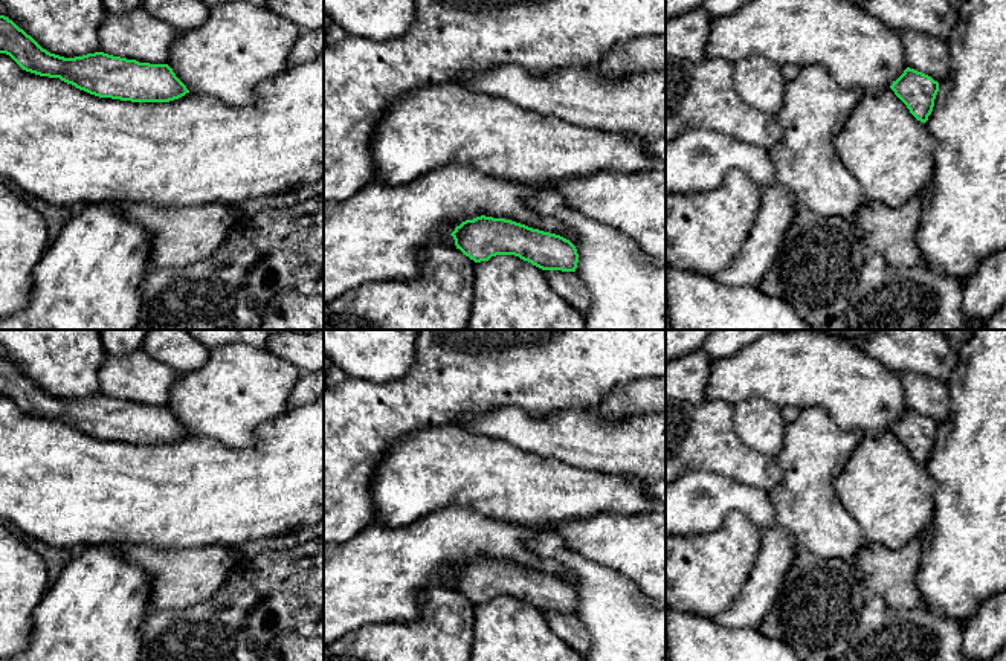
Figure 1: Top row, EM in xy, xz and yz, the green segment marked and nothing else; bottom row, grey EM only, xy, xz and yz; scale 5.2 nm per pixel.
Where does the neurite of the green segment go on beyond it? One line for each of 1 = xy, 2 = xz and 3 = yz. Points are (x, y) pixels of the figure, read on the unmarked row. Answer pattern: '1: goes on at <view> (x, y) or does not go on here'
1: goes on at xy (63, 487)
2: goes on at xz (380, 576)
3: goes on at yz (890, 495)

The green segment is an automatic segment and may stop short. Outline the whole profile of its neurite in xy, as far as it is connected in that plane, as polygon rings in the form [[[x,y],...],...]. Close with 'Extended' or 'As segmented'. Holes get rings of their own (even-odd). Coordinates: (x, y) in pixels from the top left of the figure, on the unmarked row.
[[[0,357],[0,522],[9,522],[21,534],[55,548],[79,550],[87,545],[147,545],[159,550],[223,545],[241,548],[249,540],[275,537],[324,521],[324,395],[304,406],[287,409],[256,429],[256,443],[227,447],[211,438],[191,435],[168,406],[139,405],[104,394],[64,400],[43,391],[12,362]]]. Extended

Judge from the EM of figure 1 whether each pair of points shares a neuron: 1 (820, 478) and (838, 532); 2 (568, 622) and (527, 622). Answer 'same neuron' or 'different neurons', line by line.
1: same neuron
2: different neurons

